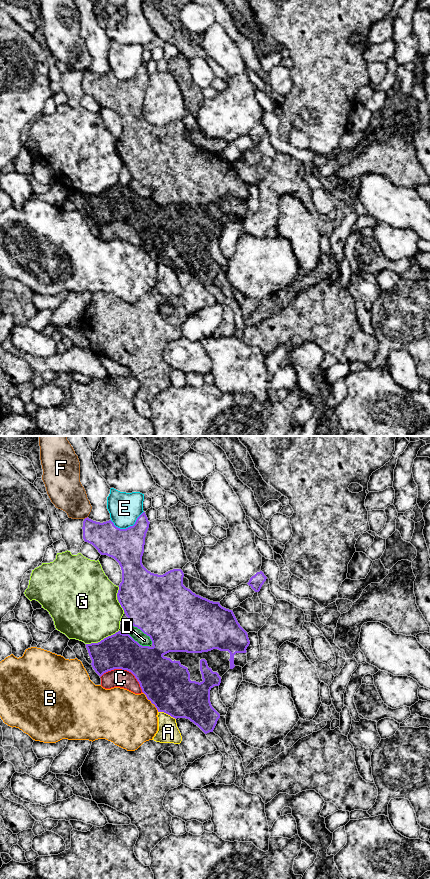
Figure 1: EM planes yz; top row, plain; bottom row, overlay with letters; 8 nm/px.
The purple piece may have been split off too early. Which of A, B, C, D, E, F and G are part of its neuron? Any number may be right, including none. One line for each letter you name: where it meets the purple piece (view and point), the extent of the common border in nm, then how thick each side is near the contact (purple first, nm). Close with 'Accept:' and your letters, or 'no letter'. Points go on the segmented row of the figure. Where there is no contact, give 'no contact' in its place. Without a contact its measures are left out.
Accept: no letter

